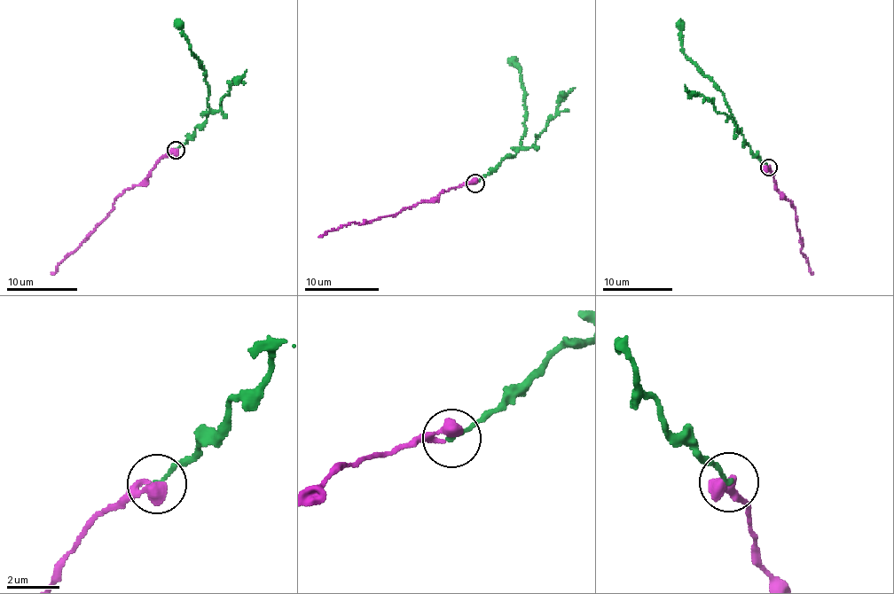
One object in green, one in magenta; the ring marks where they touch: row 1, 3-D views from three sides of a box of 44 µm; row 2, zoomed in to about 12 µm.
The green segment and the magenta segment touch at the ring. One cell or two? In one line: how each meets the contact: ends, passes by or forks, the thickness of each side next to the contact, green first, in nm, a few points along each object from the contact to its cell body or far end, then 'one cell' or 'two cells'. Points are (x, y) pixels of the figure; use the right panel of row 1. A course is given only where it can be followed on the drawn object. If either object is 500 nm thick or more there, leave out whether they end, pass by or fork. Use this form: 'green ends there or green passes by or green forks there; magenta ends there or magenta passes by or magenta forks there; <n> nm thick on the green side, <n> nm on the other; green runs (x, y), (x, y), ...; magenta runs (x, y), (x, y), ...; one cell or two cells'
green ends there; magenta passes by; 160 nm thick on the green side, 360 nm on the other; green runs (769, 168), (752, 153), (724, 93), (684, 52), (680, 19); magenta runs (767, 168), (776, 189), (795, 208), (795, 224), (803, 245), (801, 253), (813, 274); one cell

